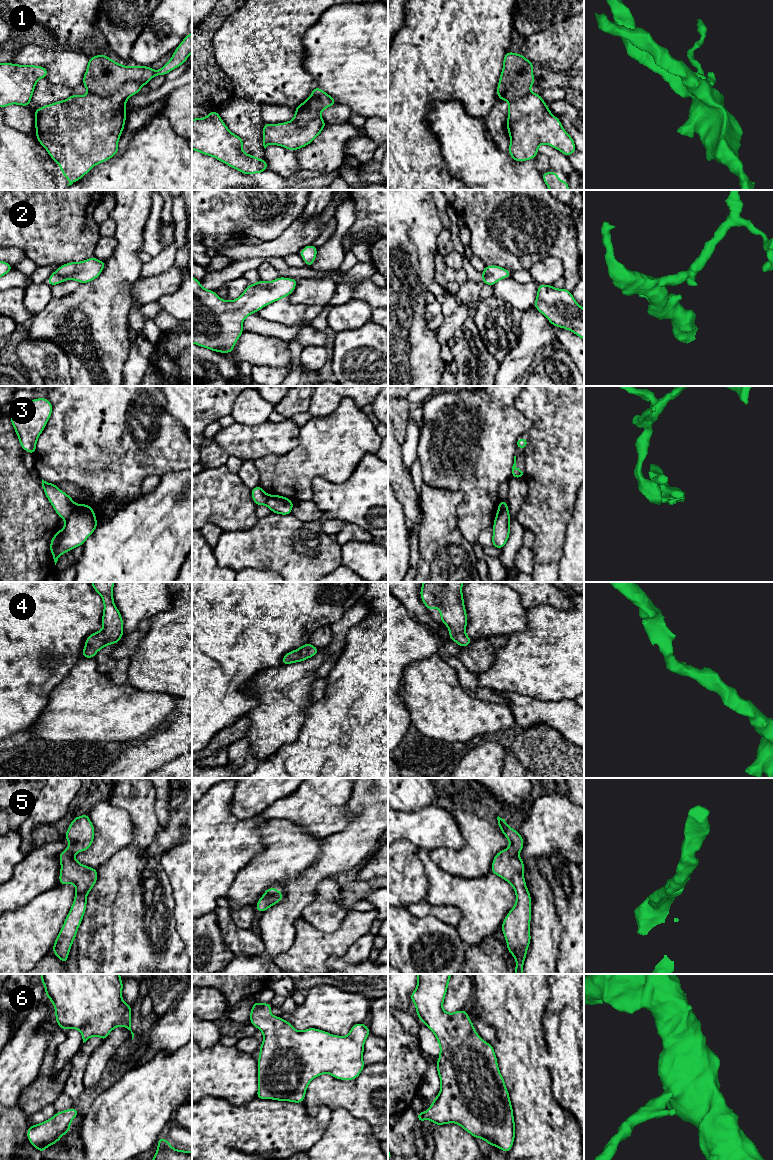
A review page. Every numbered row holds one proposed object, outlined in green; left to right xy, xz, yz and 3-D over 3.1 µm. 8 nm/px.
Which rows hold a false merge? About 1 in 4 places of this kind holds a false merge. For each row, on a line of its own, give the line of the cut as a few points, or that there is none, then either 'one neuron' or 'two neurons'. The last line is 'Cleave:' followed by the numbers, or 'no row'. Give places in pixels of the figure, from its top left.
1: cut xy (146, 82), (128, 81), (109, 96), (97, 96), (89, 92); two neurons
2: cut none; one neuron
3: cut xy (75, 504), (72, 512), (65, 519); two neurons
4: cut none; one neuron
5: cut none; one neuron
6: cut none; one neuron
Cleave: 1, 3

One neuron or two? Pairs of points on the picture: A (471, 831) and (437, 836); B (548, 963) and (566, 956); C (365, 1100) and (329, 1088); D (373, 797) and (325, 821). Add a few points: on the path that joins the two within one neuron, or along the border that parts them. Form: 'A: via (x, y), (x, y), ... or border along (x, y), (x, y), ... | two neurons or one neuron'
A: border along (449, 813), (464, 840), (464, 844), (458, 850) | two neurons
B: border along (560, 937), (555, 963) | two neurons
C: via (356, 1096), (338, 1093) | one neuron
D: border along (354, 788), (346, 806), (352, 820), (337, 832) | two neurons

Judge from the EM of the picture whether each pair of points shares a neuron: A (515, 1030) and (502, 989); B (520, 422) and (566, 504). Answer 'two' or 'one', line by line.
A: one
B: two

